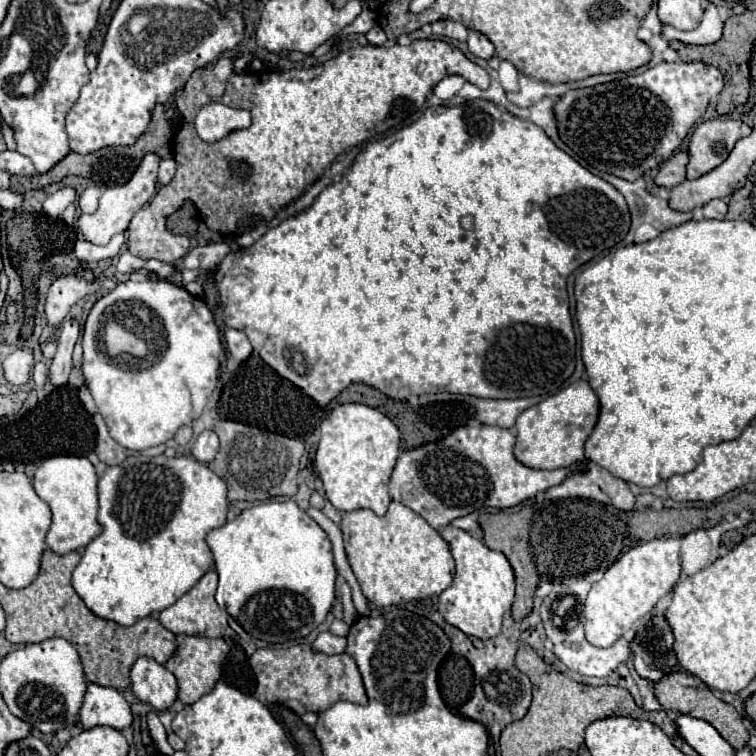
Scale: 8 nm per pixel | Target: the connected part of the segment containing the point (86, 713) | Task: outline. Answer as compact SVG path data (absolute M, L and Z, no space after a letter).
M88 682L76 726L80 730L94 726L110 726L116 730L124 730L130 724L132 724L132 712L122 694L114 688L104 688Z

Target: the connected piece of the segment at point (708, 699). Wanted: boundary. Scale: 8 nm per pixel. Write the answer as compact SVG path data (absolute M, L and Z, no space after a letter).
M670 672L670 674L664 674L662 680L654 682L652 686L654 686L656 700L662 706L666 706L664 710L674 710L674 712L680 712L680 714L688 714L692 718L706 720L736 750L740 750L748 742L748 730L746 730L746 726L742 722L742 716L736 712L736 708L730 706L730 704L726 704L726 702L722 702L720 698L716 698L696 676L686 674L686 672Z

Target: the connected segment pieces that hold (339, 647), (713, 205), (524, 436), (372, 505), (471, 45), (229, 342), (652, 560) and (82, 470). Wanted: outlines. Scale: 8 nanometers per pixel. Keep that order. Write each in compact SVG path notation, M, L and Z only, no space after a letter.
M322 632L314 640L314 646L316 646L316 650L320 650L324 654L340 654L340 652L344 652L346 638L338 638L338 636L330 634L330 632Z
M712 200L712 202L708 202L702 210L704 210L704 216L706 216L706 218L724 220L724 218L726 218L726 212L728 212L728 206L726 206L724 200Z
M578 380L558 394L524 410L516 420L514 456L534 470L558 470L584 458L584 442L598 420L598 396L588 382Z
M342 404L322 420L320 434L314 470L322 478L332 506L344 512L368 508L384 516L390 504L388 480L400 454L400 432L394 422L364 404Z
M470 30L466 44L468 44L468 50L470 50L476 58L490 60L490 58L494 56L494 46L492 46L492 42L490 42L484 34L480 34L480 32Z
M226 328L224 330L224 340L226 340L226 348L228 348L228 354L236 360L236 362L244 362L250 352L252 352L252 346L246 338L244 332L240 330L234 330L234 328Z
M662 536L630 548L598 580L584 602L586 640L594 646L608 648L624 636L636 620L646 616L656 602L666 596L680 578L680 538Z
M52 456L38 462L37 467L32 480L34 490L52 510L52 524L46 534L46 546L60 556L84 548L102 530L96 522L98 476L92 462L84 456Z

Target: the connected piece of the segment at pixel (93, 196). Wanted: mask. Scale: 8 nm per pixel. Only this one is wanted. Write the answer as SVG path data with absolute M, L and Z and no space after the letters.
M92 186L83 191L78 198L80 210L92 214L92 212L98 208L98 196L100 196L100 190L98 190L96 186Z

